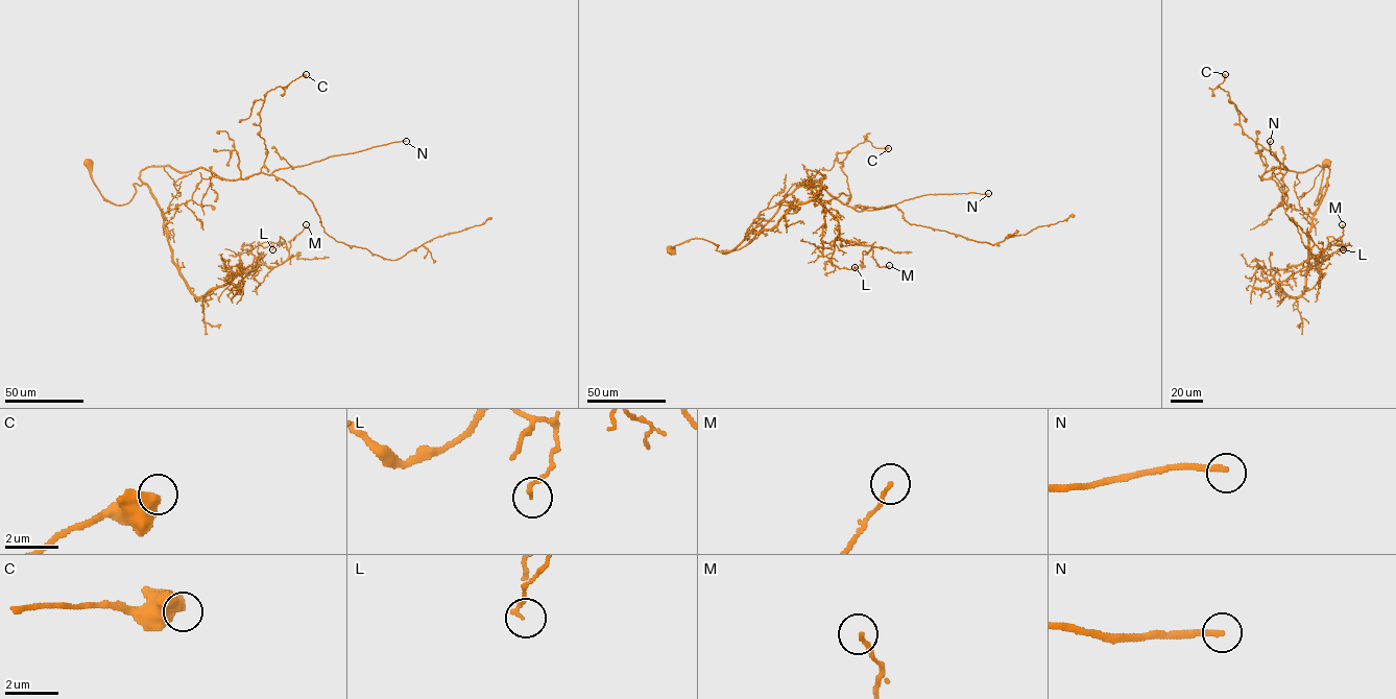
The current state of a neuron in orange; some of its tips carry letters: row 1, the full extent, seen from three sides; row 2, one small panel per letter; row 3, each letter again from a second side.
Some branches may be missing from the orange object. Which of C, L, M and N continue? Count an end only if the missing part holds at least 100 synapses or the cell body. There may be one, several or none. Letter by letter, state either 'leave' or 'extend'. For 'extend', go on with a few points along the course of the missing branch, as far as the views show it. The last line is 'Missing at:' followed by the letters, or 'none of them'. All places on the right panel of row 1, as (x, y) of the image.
C: leave
L: leave
M: leave
N: extend | (1270, 141), (1273, 139), (1288, 150), (1264, 147), (1241, 124), (1241, 113), (1225, 112)
Missing at: N

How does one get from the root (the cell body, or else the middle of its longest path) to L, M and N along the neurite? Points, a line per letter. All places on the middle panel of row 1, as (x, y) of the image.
L: (671, 249), (703, 239), (729, 251), (816, 200), (822, 255), (855, 267)
M: (671, 249), (703, 239), (729, 251), (818, 198), (840, 240), (871, 245), (876, 264), (889, 265)
N: (671, 249), (703, 239), (723, 254), (739, 249), (803, 185), (822, 186), (858, 211), (928, 194), (988, 193)

